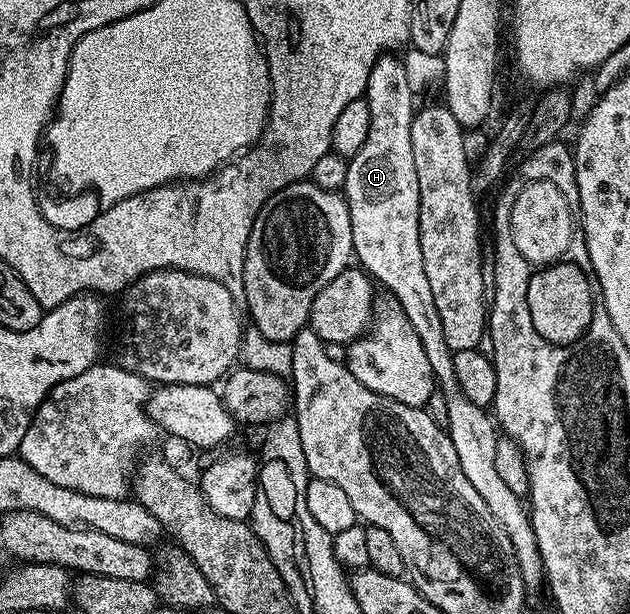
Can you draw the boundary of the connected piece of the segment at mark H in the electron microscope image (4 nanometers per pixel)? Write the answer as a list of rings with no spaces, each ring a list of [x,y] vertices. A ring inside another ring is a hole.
[[[393,53],[379,56],[375,65],[371,65],[371,77],[367,77],[367,89],[363,97],[367,101],[367,109],[371,109],[371,127],[367,129],[367,141],[363,141],[363,149],[359,149],[359,153],[355,153],[349,160],[347,181],[343,188],[345,204],[351,217],[356,262],[370,279],[385,286],[384,290],[400,305],[418,334],[427,361],[430,362],[434,382],[445,396],[449,416],[446,431],[455,446],[455,453],[458,453],[460,468],[479,497],[486,502],[491,515],[507,533],[526,592],[542,590],[545,570],[528,508],[524,500],[507,487],[495,468],[499,440],[496,422],[486,408],[471,402],[459,385],[455,374],[454,352],[443,337],[442,321],[435,306],[431,285],[428,284],[422,246],[419,245],[419,181],[411,146],[415,94],[407,82],[403,58]]]

